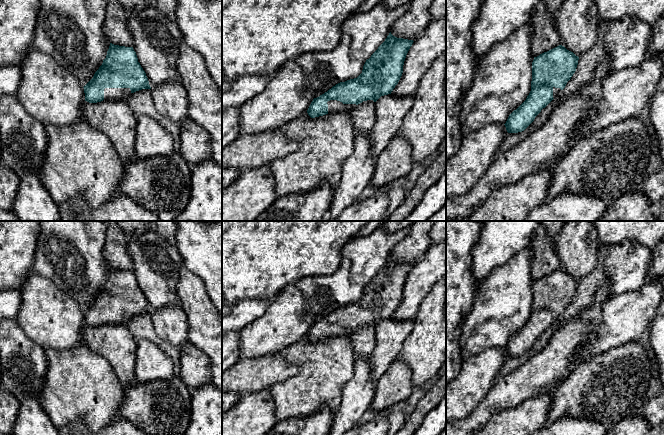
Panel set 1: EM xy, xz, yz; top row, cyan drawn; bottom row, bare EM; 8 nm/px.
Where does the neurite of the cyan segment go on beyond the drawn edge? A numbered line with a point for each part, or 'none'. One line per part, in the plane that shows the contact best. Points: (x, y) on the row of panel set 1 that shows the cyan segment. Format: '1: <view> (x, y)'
1: xy (109, 93)

